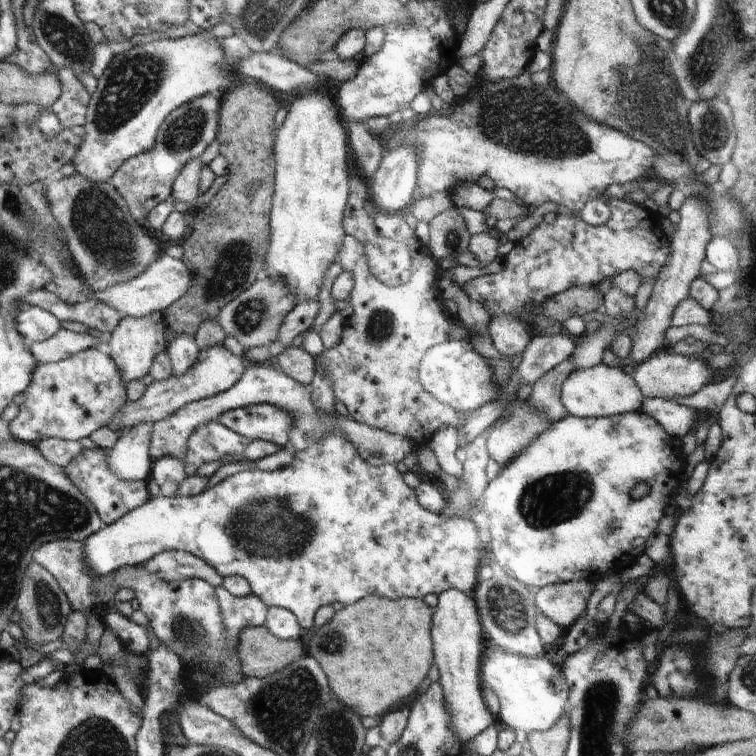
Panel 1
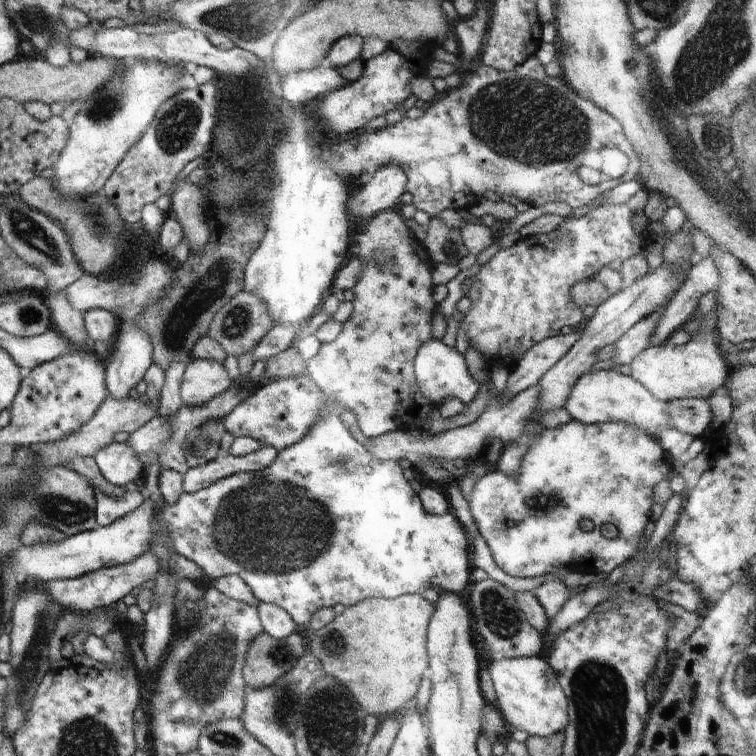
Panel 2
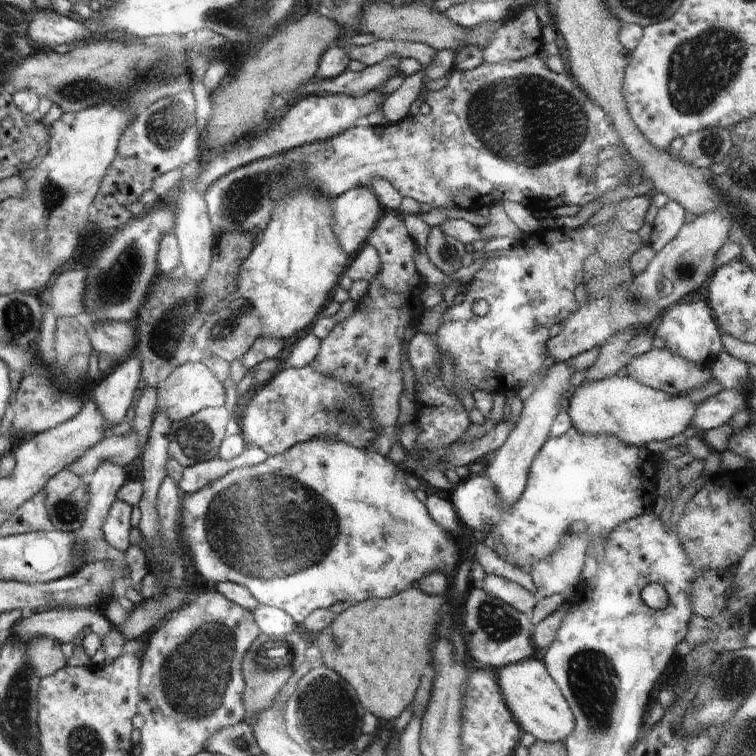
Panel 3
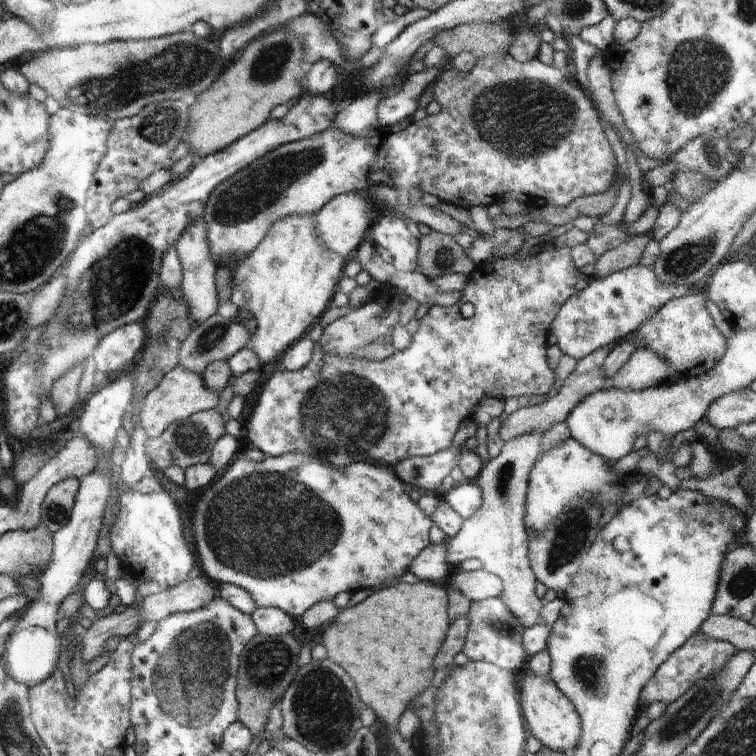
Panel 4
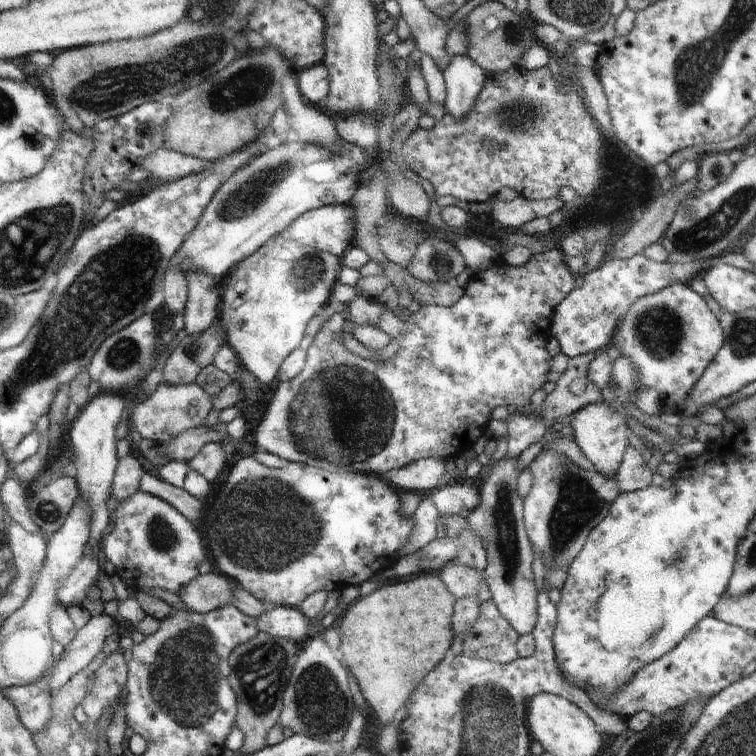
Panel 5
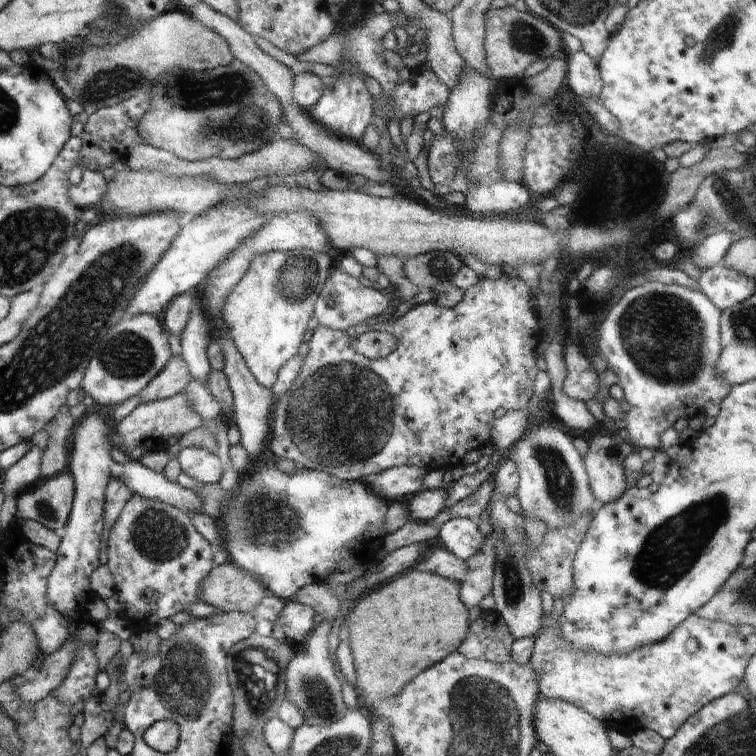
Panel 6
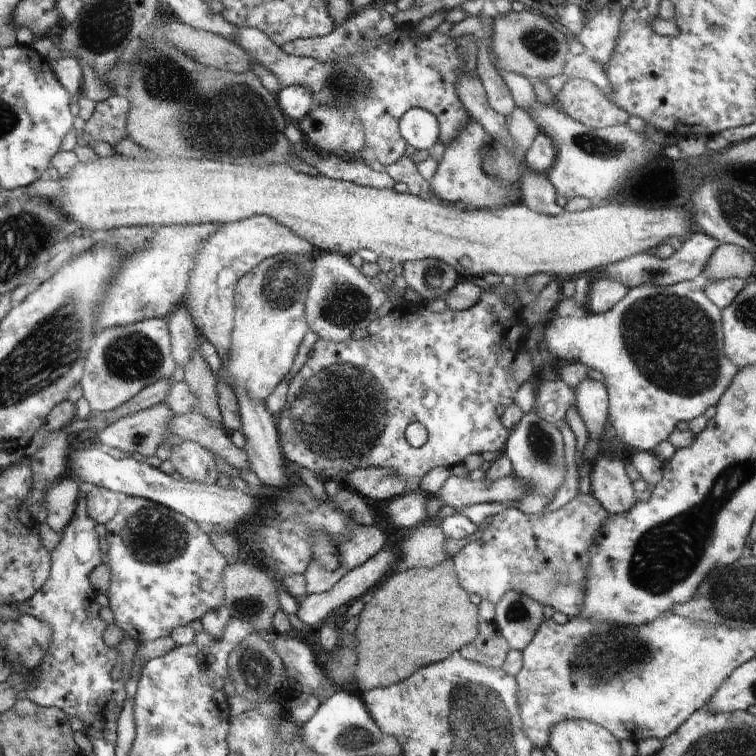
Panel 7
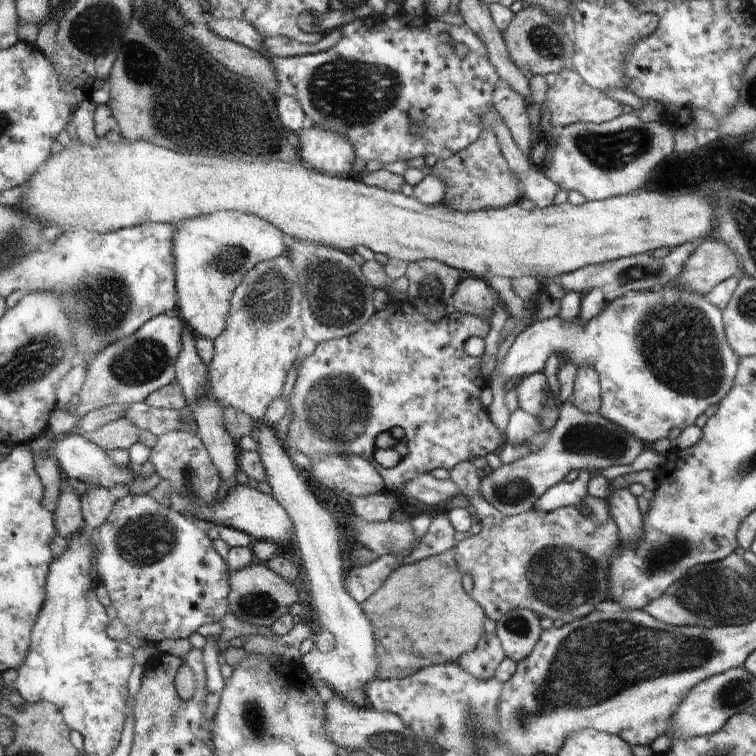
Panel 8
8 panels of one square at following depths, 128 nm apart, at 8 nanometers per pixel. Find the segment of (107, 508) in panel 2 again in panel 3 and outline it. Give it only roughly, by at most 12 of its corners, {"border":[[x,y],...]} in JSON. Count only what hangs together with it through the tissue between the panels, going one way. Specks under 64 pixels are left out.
{"border":[[114,499],[102,524],[120,552],[131,544],[131,505]]}

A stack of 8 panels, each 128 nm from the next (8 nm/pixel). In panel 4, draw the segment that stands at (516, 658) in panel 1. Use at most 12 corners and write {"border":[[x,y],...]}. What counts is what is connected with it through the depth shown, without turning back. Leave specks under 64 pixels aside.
{"border":[[527,667],[514,686],[527,734],[571,754],[582,720],[570,699]]}

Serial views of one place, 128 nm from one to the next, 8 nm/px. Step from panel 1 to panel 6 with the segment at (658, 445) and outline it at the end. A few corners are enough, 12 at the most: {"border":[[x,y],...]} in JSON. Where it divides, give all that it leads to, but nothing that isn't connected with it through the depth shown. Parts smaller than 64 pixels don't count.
{"border":[[423,488],[406,499],[417,523],[445,510],[449,490]]}

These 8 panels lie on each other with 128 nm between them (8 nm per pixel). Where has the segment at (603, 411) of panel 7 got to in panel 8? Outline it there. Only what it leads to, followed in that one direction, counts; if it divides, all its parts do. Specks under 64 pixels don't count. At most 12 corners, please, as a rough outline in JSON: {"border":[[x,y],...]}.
{"border":[[578,366],[570,401],[599,414],[601,386],[592,366]]}

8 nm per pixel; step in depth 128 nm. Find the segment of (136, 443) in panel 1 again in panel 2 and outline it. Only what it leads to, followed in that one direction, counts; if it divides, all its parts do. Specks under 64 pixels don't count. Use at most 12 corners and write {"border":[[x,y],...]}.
{"border":[[112,441],[93,459],[110,484],[138,480],[144,464],[128,442]]}

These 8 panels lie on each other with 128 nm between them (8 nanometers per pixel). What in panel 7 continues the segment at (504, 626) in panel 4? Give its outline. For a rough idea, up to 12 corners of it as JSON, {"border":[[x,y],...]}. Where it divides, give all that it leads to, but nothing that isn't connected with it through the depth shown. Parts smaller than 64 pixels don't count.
{"border":[[481,620],[459,653],[500,668],[510,646],[495,621]]}

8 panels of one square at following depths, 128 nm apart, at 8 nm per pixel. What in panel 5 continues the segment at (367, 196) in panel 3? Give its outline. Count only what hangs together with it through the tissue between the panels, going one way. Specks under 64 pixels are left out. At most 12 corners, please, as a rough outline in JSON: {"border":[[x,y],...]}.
{"border":[[335,203],[298,216],[288,239],[342,257],[352,209]]}

